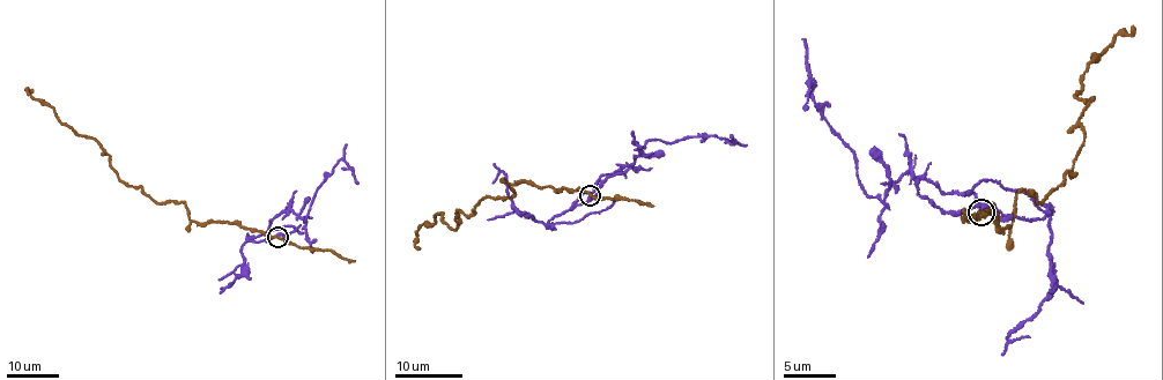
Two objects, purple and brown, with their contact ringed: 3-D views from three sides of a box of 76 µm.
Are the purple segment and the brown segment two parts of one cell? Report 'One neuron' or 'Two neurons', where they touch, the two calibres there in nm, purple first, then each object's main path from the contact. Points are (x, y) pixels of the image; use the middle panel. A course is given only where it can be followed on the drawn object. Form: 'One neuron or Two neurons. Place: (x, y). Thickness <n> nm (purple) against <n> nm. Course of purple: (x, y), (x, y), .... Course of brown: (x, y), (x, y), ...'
Two neurons. Place: (590, 195). Thickness 320 nm (purple) against 170 nm. Course of purple: (591, 195), (576, 202), (592, 192), (600, 177), (632, 164), (645, 142), (711, 135), (734, 141), (731, 136). Course of brown: (590, 195), (516, 184), (513, 194), (481, 198), (473, 215), (457, 210), (454, 230), (435, 215), (420, 250)

